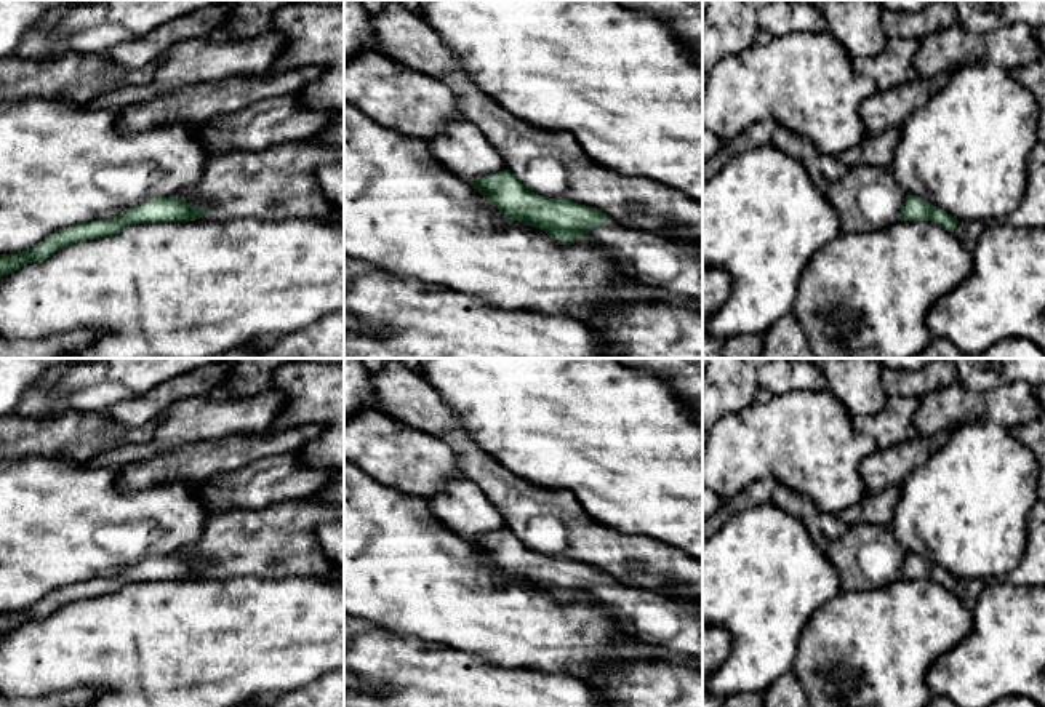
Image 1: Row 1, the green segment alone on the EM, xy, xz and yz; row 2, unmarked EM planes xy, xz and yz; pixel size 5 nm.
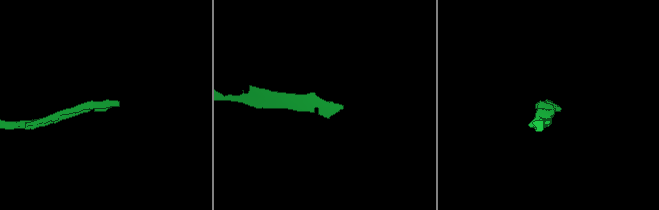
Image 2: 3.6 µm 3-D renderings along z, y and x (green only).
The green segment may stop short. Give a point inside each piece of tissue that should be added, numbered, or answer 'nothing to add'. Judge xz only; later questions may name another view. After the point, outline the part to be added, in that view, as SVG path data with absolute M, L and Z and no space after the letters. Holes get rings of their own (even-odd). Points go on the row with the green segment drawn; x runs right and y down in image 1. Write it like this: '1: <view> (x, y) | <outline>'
1: xz (648, 258) | M608 216L583 238L597 243L634 282L703 299L703 258L691 246L623 227Z

